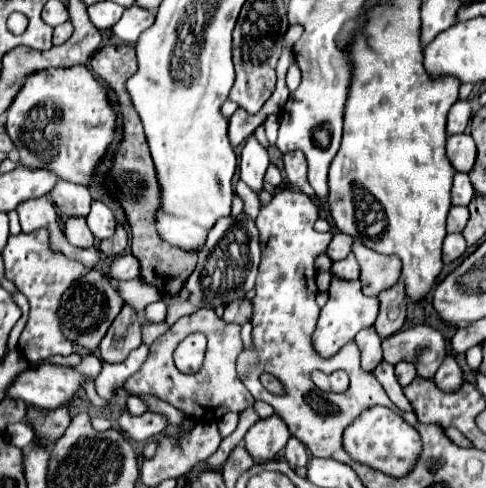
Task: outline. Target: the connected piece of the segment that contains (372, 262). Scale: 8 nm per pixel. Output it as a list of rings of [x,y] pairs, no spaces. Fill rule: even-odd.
[[[355,242],[351,252],[361,268],[361,286],[367,296],[377,296],[383,288],[391,288],[401,276],[401,260],[397,256],[377,254],[375,250]]]

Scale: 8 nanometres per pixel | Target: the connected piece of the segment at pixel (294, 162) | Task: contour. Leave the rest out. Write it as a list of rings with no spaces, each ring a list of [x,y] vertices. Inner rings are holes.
[[[299,150],[289,152],[283,156],[283,162],[285,162],[285,174],[287,174],[291,186],[299,188],[307,196],[315,198],[315,190],[311,188],[311,184],[307,180],[307,158],[305,158],[305,154]]]

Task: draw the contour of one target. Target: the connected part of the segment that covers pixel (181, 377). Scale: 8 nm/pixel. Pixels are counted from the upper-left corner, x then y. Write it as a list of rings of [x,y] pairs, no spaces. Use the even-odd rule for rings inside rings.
[[[201,308],[191,316],[185,316],[177,320],[167,334],[159,336],[151,344],[149,358],[141,366],[139,372],[135,372],[127,382],[125,390],[133,396],[139,394],[153,394],[159,400],[165,400],[173,404],[175,408],[183,410],[187,416],[199,420],[219,420],[227,412],[243,412],[245,408],[253,406],[253,396],[245,390],[243,382],[237,376],[235,364],[237,356],[243,352],[243,342],[241,342],[241,326],[237,324],[227,324],[223,322],[213,310]],[[191,332],[203,332],[209,340],[209,346],[205,353],[204,364],[197,374],[183,374],[175,368],[173,364],[173,353],[179,343]]]

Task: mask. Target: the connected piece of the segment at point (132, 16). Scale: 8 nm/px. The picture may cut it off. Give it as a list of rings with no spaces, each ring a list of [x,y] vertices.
[[[133,4],[123,12],[121,20],[111,30],[125,44],[135,44],[135,40],[141,36],[141,32],[145,32],[153,22],[155,22],[155,12],[143,10]]]

